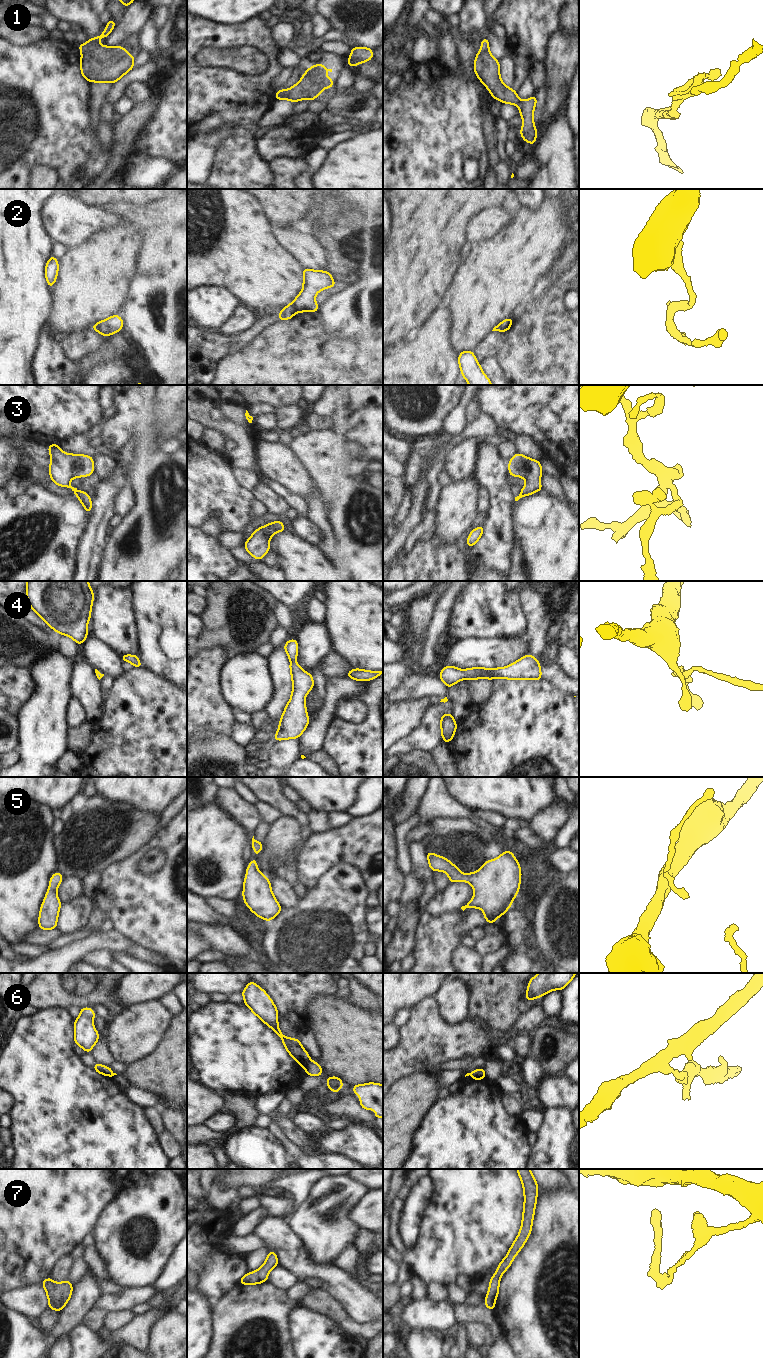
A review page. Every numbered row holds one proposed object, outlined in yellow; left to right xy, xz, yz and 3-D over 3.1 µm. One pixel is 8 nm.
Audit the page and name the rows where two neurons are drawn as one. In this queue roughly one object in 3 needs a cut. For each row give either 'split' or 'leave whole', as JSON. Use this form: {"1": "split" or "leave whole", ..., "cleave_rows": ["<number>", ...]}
{"1": "split", "2": "split", "3": "leave whole", "4": "leave whole", "5": "leave whole", "6": "split", "7": "leave whole", "cleave_rows": ["1", "2", "6"]}

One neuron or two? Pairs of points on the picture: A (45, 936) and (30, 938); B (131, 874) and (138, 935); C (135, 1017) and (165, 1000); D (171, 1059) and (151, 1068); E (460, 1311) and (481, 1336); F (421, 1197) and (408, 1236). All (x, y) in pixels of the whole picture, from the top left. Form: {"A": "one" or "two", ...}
{"A": "one", "B": "one", "C": "two", "D": "one", "E": "two", "F": "one"}

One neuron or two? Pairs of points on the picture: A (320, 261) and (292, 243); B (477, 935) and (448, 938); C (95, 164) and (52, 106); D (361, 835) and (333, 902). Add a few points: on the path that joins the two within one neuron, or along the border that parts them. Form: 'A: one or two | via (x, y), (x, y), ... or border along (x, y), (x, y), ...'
A: one | via (313, 256), (299, 245)
B: two | border along (483, 926), (474, 928), (468, 934)
C: one | via (83, 150), (53, 120)
D: two | border along (327, 870), (348, 863), (364, 882)

